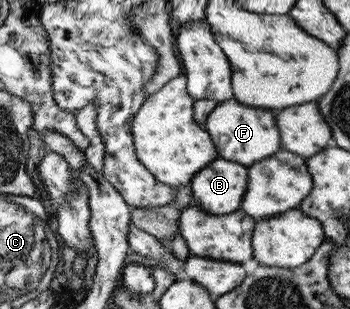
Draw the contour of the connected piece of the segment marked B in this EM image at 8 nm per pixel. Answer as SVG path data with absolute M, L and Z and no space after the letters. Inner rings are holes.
M218 157L195 174L191 182L193 202L208 214L225 215L241 208L250 173L238 162Z

